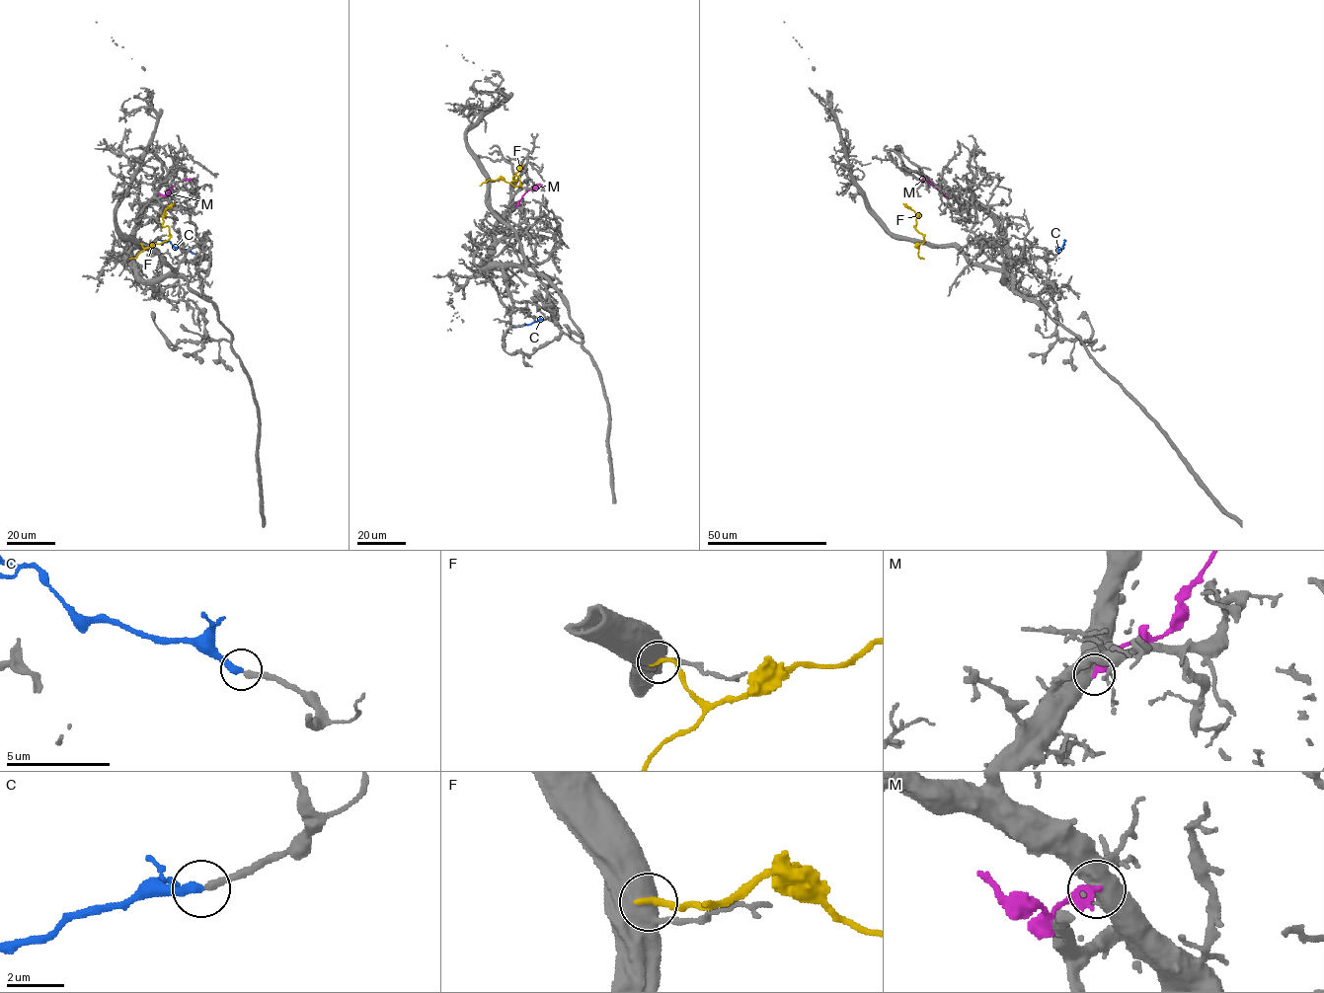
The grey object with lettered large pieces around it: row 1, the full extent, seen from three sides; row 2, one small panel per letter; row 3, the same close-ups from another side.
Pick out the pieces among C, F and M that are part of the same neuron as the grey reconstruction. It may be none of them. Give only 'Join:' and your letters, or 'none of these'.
Join: C

